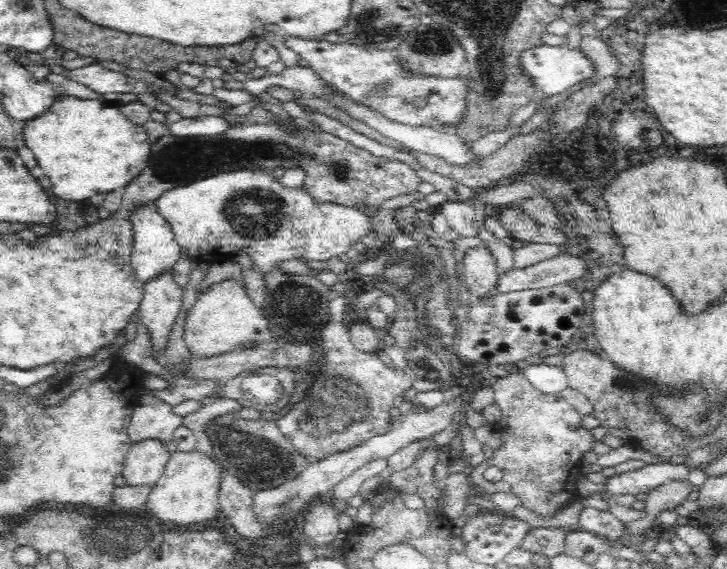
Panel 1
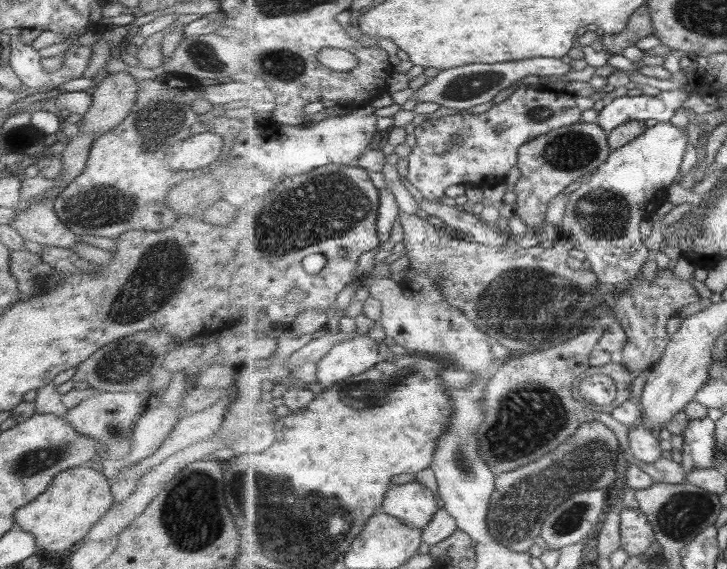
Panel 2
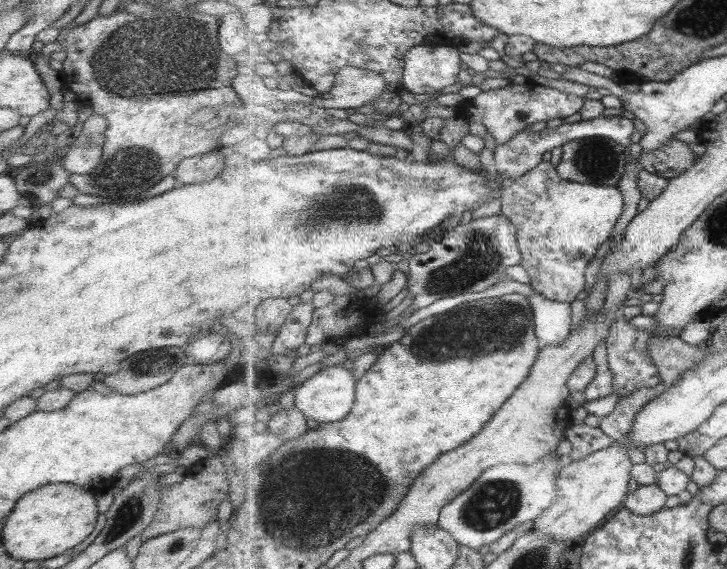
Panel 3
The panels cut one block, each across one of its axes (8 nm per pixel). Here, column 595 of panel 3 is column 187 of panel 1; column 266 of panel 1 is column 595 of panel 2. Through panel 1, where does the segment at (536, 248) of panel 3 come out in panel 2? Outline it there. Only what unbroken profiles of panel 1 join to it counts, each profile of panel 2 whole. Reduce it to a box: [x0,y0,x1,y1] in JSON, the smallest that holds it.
[560,122,690,287]

